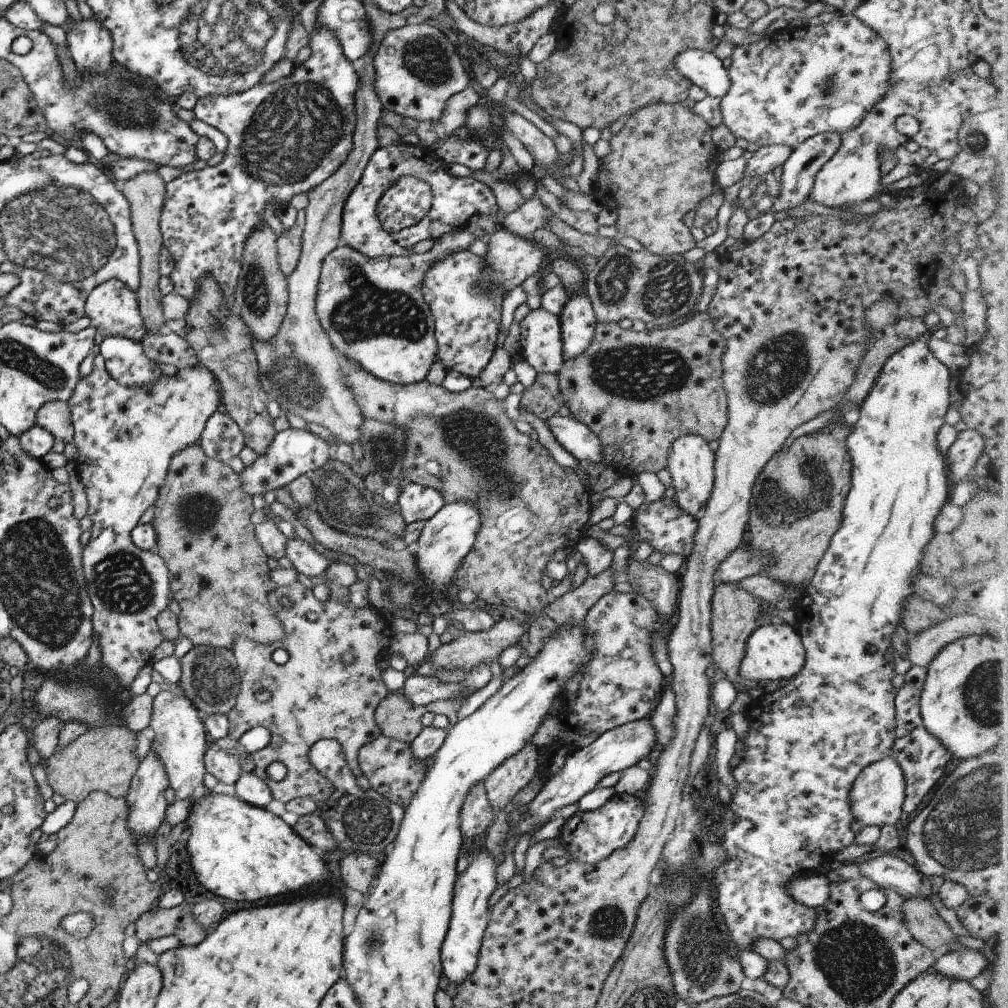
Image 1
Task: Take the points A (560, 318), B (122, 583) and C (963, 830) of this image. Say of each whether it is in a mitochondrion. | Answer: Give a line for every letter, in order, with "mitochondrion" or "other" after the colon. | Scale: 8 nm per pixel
A: other
B: mitochondrion
C: mitochondrion

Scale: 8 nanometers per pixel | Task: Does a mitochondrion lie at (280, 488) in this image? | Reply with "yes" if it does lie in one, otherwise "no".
no

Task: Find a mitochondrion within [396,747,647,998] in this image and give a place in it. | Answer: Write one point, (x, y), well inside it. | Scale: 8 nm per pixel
(608, 922)

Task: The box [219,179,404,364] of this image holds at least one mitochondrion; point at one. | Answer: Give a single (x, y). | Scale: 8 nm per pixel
(255, 287)

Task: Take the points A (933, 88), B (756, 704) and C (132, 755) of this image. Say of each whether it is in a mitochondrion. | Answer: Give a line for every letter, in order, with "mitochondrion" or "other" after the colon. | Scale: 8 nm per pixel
A: mitochondrion
B: other
C: other

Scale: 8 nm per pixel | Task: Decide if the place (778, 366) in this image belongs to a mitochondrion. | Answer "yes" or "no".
yes

